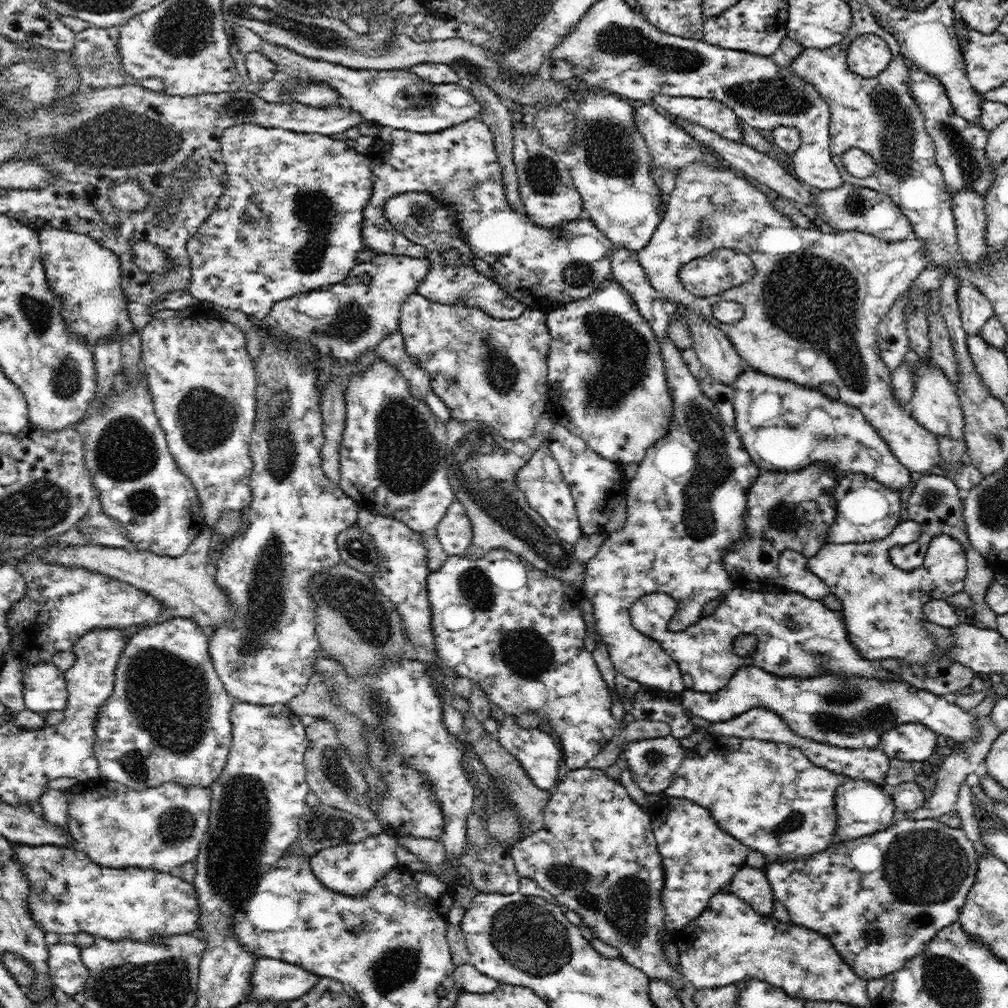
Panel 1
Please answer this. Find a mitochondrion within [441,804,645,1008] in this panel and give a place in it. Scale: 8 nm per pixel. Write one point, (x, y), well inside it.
(533, 939)

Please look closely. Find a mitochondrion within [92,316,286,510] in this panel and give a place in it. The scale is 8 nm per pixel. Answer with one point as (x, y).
(207, 421)

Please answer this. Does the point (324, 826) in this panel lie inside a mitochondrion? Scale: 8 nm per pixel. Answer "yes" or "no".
yes

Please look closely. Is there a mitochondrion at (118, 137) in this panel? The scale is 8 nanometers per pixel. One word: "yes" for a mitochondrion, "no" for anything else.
yes

